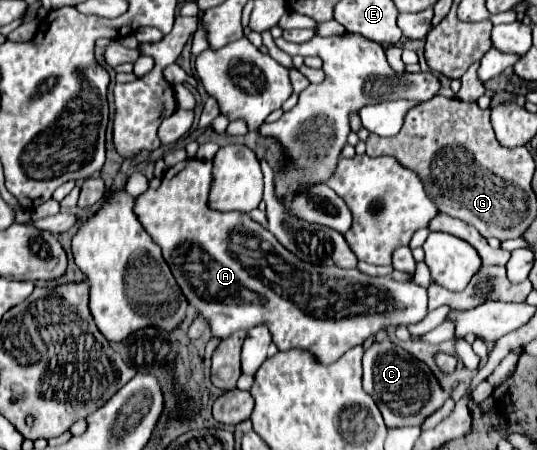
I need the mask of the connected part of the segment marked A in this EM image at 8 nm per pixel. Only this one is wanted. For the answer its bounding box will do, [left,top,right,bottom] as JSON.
[134,159,428,365]

